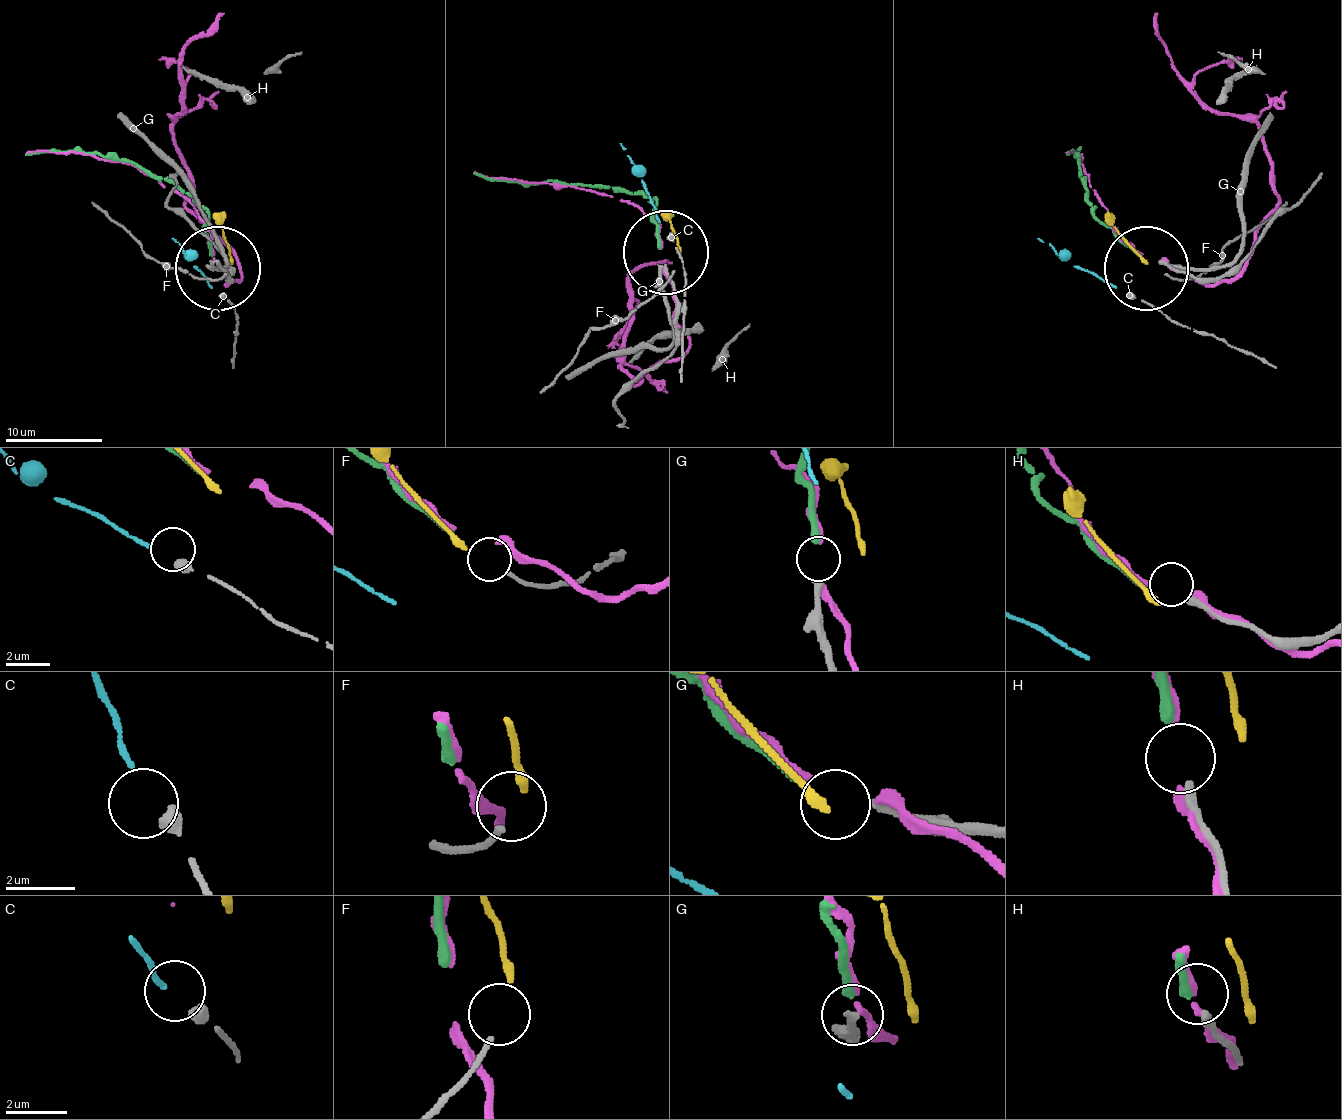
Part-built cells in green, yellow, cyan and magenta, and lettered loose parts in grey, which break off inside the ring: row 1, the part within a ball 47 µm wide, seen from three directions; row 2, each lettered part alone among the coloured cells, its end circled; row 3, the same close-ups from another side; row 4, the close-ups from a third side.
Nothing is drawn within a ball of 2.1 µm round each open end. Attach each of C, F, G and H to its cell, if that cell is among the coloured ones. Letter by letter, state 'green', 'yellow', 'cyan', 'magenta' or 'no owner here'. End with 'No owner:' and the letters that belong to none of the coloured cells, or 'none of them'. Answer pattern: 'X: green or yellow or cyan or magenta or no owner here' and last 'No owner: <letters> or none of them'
C: cyan
F: yellow
G: green
H: no owner here
No owner: H

